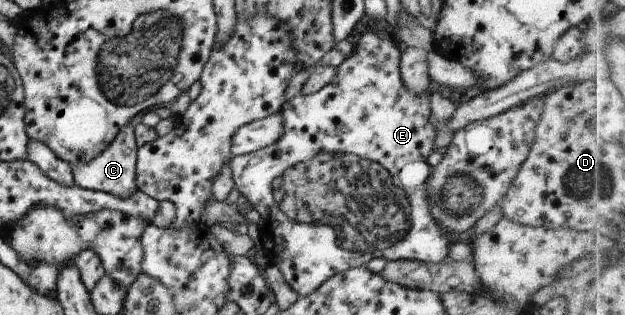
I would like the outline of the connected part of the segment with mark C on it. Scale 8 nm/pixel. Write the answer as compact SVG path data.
M126 123L98 156L91 158L88 162L75 162L69 165L73 183L80 188L107 192L115 197L125 197L132 194L137 189L135 185L137 149L133 127Z

